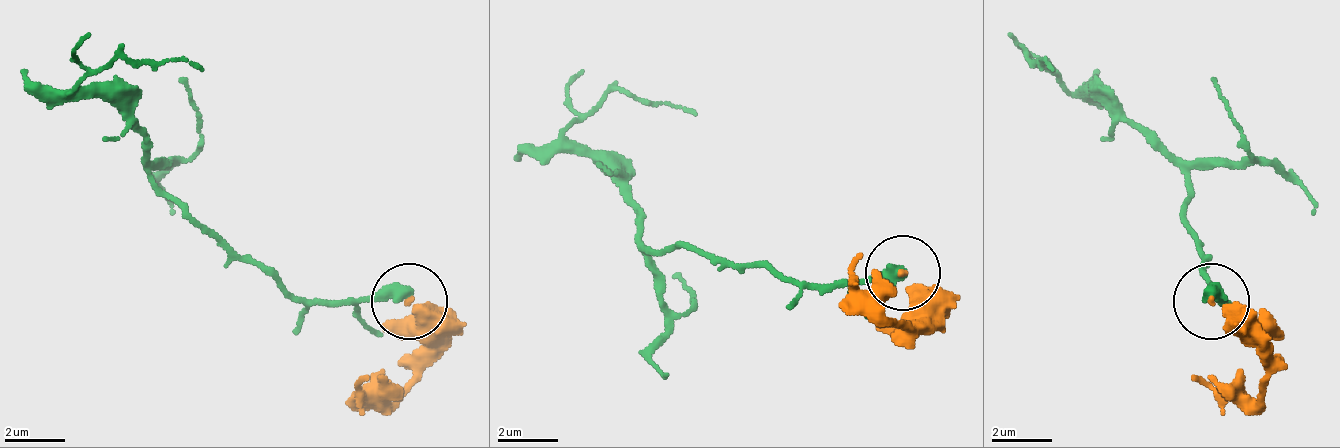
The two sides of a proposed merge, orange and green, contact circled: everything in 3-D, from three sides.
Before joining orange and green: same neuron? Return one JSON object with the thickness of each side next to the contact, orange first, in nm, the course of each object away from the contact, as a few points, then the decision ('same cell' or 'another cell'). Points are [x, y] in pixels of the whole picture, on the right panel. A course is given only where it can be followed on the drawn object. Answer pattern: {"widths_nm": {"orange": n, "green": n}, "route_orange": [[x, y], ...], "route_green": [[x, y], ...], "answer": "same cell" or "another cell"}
{"widths_nm": {"orange": 240, "green": 480}, "route_orange": [[1213, 299], [1258, 352], [1266, 382], [1228, 397], [1190, 374]], "route_green": [[1213, 299], [1220, 299], [1205, 246], [1183, 216], [1190, 186], [1145, 140], [1032, 57], [1047, 57], [1054, 73]], "answer": "another cell"}

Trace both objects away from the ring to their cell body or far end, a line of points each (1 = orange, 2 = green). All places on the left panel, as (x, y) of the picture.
1: (407, 299), (422, 307), (422, 352), (407, 382), (392, 397), (362, 374)
2: (407, 299), (294, 299), (218, 246), (158, 186), (151, 140), (75, 88), (120, 57), (188, 57), (203, 73)

